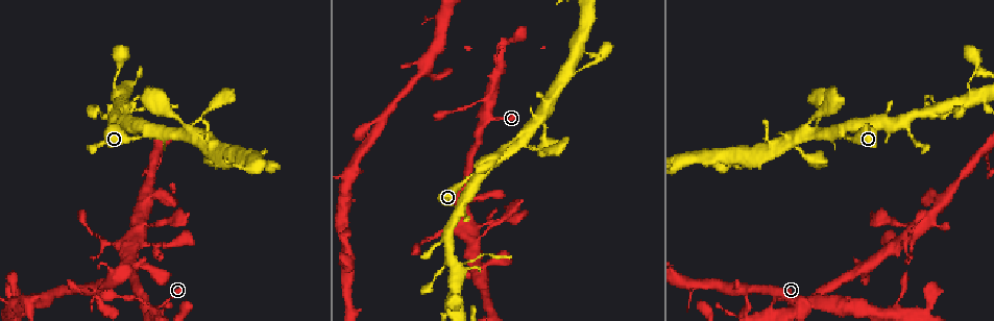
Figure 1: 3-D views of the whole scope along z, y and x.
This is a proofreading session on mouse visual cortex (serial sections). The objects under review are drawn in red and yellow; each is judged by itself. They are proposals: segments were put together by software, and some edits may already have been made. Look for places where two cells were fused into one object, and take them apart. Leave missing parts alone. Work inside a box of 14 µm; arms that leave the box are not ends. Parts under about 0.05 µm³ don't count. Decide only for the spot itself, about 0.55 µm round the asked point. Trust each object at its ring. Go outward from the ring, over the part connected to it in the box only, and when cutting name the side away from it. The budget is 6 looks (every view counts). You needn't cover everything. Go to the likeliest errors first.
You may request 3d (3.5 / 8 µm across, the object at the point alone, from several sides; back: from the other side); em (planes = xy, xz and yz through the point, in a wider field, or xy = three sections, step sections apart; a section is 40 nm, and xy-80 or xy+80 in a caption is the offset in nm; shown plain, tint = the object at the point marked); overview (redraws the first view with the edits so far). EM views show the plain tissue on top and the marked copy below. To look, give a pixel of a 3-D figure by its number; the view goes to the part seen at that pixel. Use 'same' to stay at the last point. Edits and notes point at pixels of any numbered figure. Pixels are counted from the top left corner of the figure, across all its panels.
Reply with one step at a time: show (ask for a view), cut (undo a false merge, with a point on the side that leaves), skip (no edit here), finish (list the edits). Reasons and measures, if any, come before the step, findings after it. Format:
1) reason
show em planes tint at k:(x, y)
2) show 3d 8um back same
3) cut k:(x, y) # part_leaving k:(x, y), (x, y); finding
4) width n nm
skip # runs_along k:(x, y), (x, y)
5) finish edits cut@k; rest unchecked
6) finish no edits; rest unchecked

a narrow waist
show 3d 3.5um at 1:(146, 131)

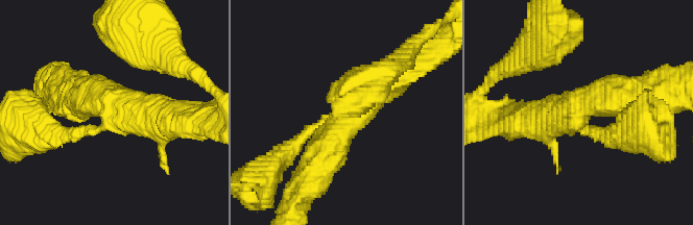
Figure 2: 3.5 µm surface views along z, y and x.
arms 3; arm_widths 150, 400, 500 nm; need the tissue
show em planes tint at 2:(117, 111)

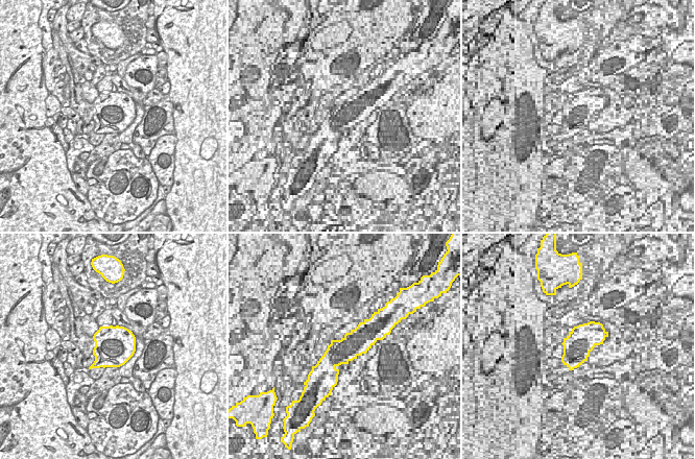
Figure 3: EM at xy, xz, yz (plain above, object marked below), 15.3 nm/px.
show em xy step 3 tint same

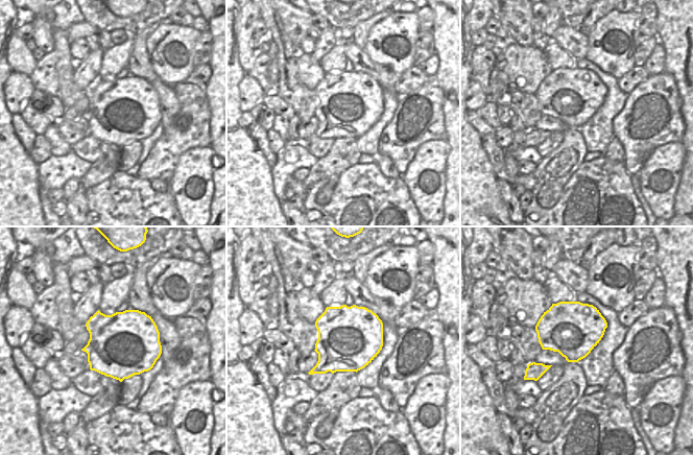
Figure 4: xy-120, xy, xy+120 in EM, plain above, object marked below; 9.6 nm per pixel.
skip # runs_along 2:(296, 143), (409, 68); all the same cell

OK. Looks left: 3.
sudden change in width
show 3d 3.5um at 1:(903, 241)

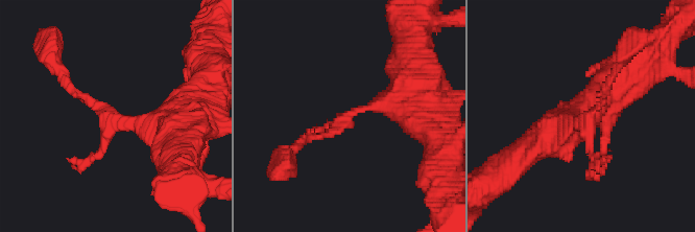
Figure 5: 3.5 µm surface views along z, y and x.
show em planes tint at 5:(366, 107)

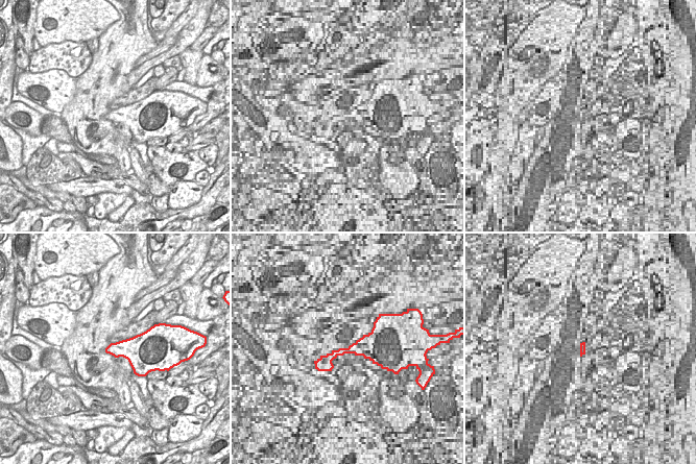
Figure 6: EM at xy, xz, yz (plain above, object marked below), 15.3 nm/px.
skip # runs_along 5:(178, 141), (76, 93); all the same cell

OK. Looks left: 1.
four-way junction
show 3d 3.5um at 1:(521, 139)

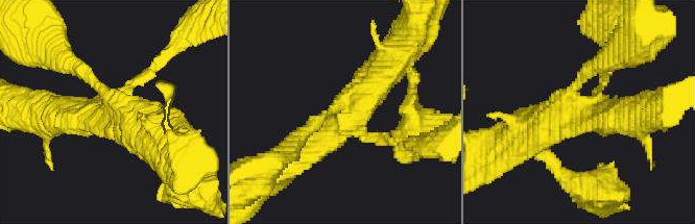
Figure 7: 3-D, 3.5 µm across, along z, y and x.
skip # runs_along 7:(290, 163), (352, 113), (387, 67); one cell here

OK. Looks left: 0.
finish no edits; rest unchecked

